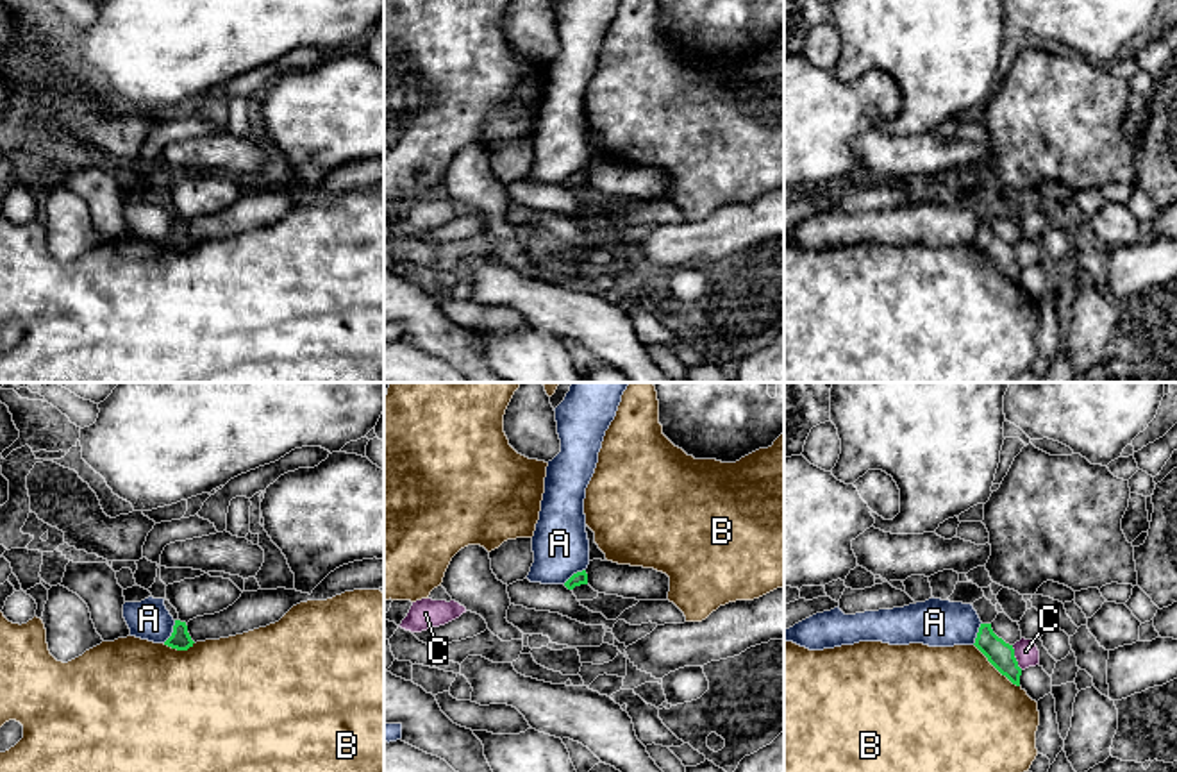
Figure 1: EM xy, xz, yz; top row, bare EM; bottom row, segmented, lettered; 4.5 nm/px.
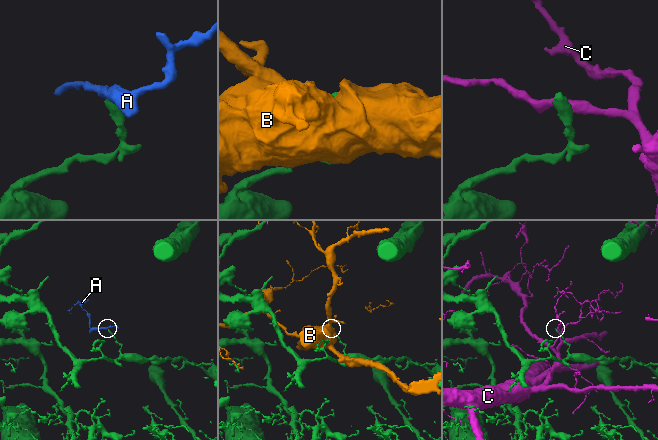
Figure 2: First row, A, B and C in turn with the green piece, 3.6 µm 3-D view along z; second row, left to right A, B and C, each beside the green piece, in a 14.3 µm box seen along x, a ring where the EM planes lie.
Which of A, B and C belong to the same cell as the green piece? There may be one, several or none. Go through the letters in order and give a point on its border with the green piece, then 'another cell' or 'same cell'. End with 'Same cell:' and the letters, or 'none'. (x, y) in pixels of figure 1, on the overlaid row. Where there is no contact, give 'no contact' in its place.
A: meets green in xy at (174, 631); another cell
B: meets green in yz at (995, 667); another cell
C: meets green in yz at (1015, 658); another cell
Same cell: none

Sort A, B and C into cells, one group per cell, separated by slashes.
A / B / C

